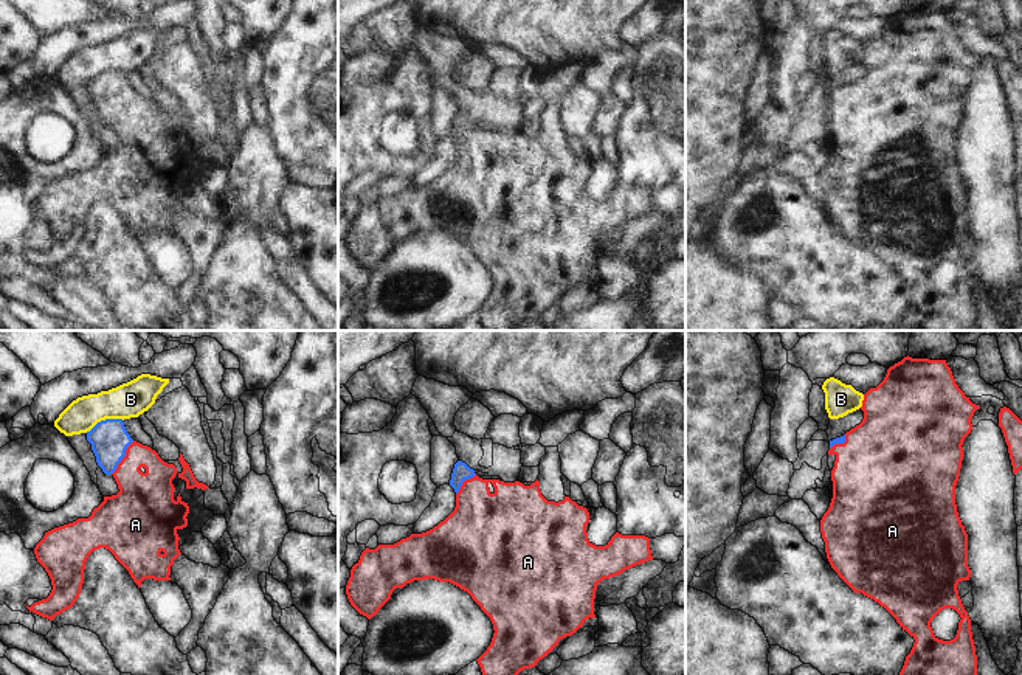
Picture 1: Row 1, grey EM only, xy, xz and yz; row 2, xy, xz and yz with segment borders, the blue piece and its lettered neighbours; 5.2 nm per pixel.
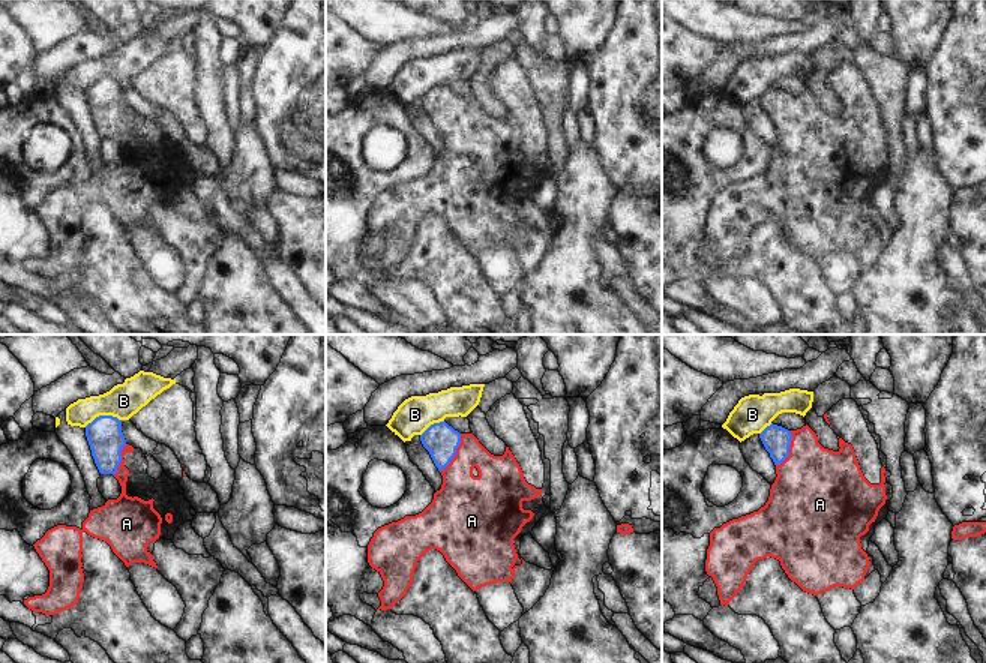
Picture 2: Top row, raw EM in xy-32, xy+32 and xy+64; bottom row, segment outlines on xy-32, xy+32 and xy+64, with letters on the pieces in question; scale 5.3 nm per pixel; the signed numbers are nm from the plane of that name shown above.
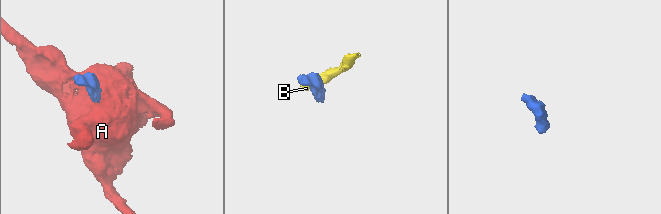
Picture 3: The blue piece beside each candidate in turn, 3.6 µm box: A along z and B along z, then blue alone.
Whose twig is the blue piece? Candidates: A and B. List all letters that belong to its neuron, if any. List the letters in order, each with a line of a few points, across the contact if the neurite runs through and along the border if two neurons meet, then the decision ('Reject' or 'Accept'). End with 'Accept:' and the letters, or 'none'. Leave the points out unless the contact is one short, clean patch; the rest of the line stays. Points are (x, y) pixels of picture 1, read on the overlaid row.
A: Line: xy (109, 438), (123, 456), (126, 474), (143, 500). Accept
B: Line: xy (123, 419), (101, 419), (86, 432). Reject
Accept: A.

